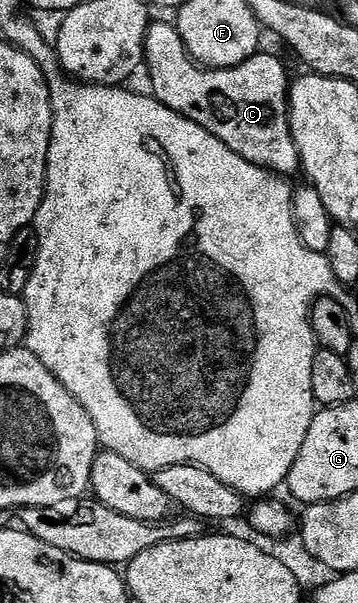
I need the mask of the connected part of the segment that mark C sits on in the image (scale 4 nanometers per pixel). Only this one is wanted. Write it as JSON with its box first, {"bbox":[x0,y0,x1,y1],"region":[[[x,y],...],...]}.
{"bbox":[144,21,301,175],"region":[[[165,21],[150,24],[149,34],[145,37],[145,60],[144,64],[149,65],[149,81],[153,84],[151,89],[152,96],[161,101],[167,107],[171,107],[171,111],[175,111],[179,115],[183,115],[187,119],[191,119],[195,123],[199,123],[199,127],[203,127],[207,131],[211,131],[211,135],[215,135],[215,139],[219,139],[223,143],[227,143],[227,147],[231,147],[231,151],[235,151],[235,155],[239,155],[243,159],[247,159],[247,163],[255,163],[261,169],[268,169],[270,173],[278,175],[290,175],[289,173],[298,172],[301,169],[301,156],[297,150],[297,144],[293,138],[292,131],[289,130],[289,87],[291,84],[291,76],[285,70],[285,65],[273,53],[265,53],[266,51],[258,51],[253,57],[249,57],[241,65],[236,65],[230,69],[207,69],[199,67],[197,62],[193,60],[193,56],[187,51],[187,47],[183,43],[183,39],[179,35],[176,24]]]}

